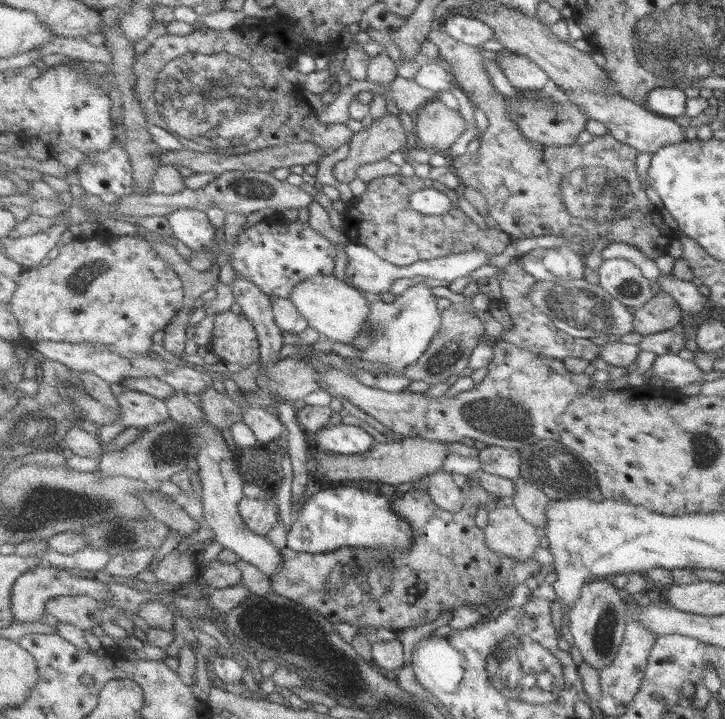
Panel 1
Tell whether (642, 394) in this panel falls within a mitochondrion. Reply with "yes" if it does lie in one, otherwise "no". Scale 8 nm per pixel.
no

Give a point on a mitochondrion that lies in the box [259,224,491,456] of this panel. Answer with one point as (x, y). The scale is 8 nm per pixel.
(450, 353)

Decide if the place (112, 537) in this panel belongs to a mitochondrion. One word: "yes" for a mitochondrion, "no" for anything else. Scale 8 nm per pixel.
yes

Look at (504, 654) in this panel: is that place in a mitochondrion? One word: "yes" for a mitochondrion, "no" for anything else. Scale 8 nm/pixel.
yes

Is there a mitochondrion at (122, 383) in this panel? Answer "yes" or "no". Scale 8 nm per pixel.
no

